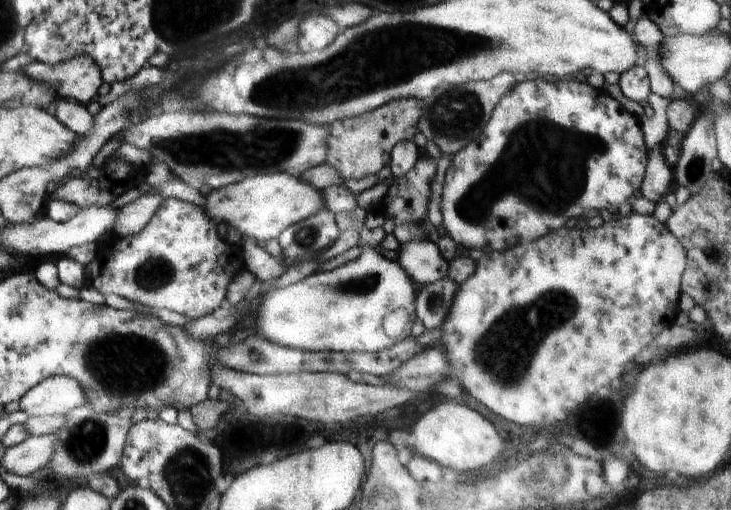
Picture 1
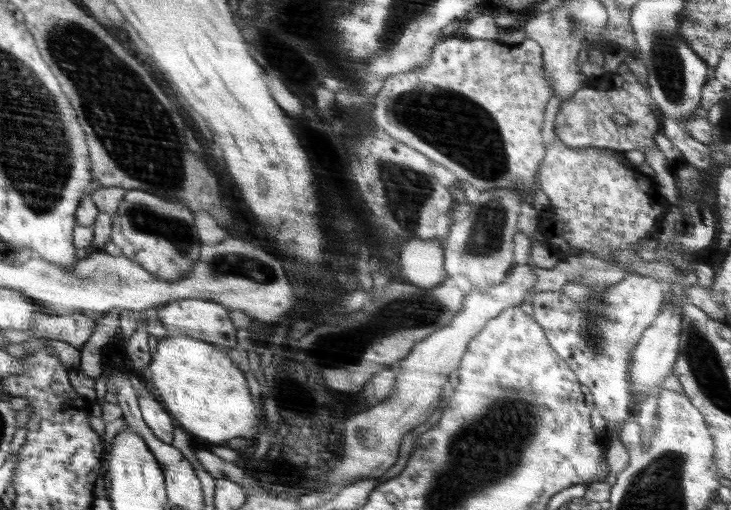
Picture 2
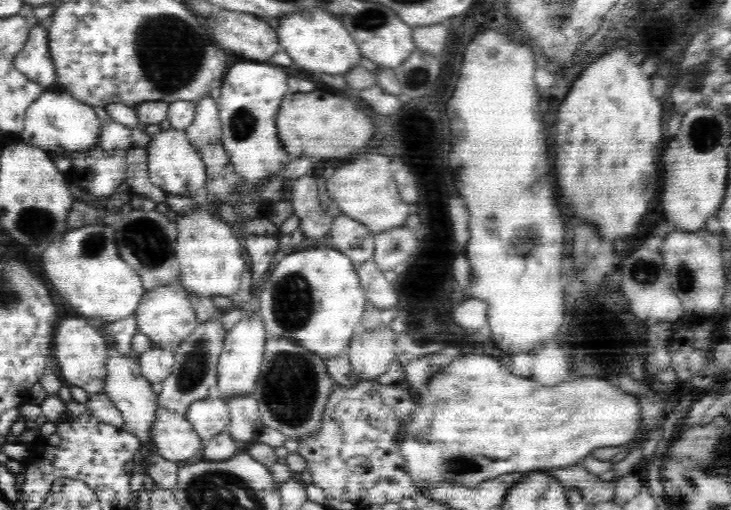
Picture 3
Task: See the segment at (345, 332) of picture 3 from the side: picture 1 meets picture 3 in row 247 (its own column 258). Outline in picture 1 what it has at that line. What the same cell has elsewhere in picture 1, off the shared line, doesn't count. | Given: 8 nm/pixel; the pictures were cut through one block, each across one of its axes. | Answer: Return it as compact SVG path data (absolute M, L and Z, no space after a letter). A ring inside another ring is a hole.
M364 246L356 260L334 267L332 270L317 270L294 284L269 291L262 298L255 323L251 324L248 330L258 328L254 332L262 335L262 338L304 352L378 352L392 348L394 344L410 336L416 317L414 302L418 289L419 287L410 280L410 276L395 260L385 258L379 249ZM394 310L406 310L410 320L406 322L404 330L398 337L388 336L384 331L384 316Z

